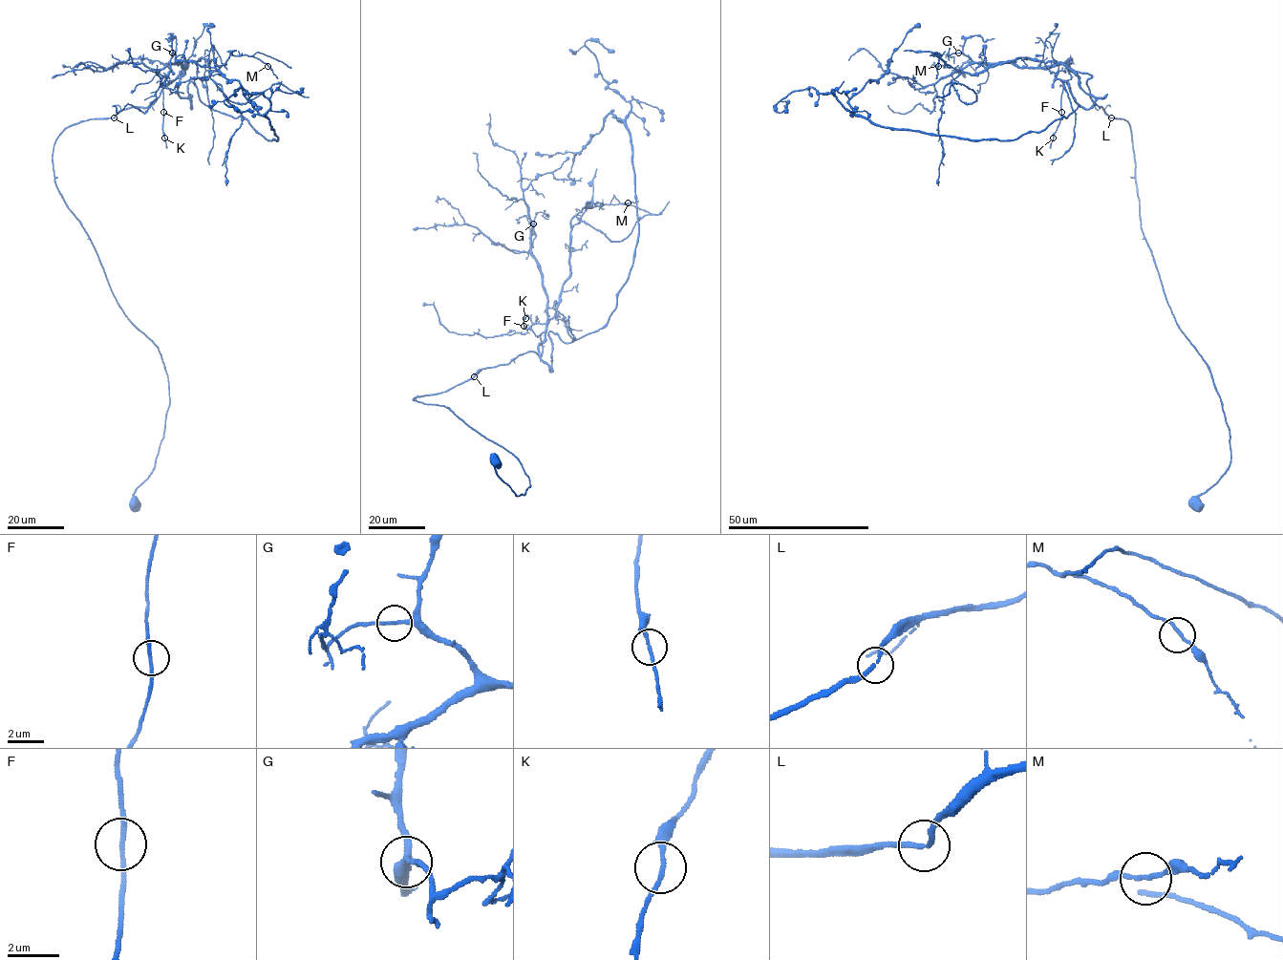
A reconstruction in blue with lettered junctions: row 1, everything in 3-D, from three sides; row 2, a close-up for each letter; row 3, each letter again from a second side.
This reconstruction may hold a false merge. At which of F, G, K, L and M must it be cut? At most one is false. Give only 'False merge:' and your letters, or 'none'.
False merge: none

